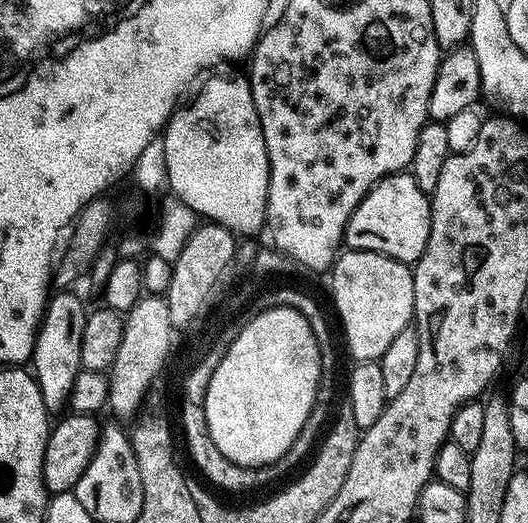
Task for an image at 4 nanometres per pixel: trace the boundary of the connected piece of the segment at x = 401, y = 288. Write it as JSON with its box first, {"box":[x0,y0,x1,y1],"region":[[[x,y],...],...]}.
{"box":[330,250,414,361],"region":[[[344,250],[330,269],[332,300],[344,327],[344,340],[353,361],[379,361],[386,346],[414,320],[414,278],[412,268],[380,252]]]}

